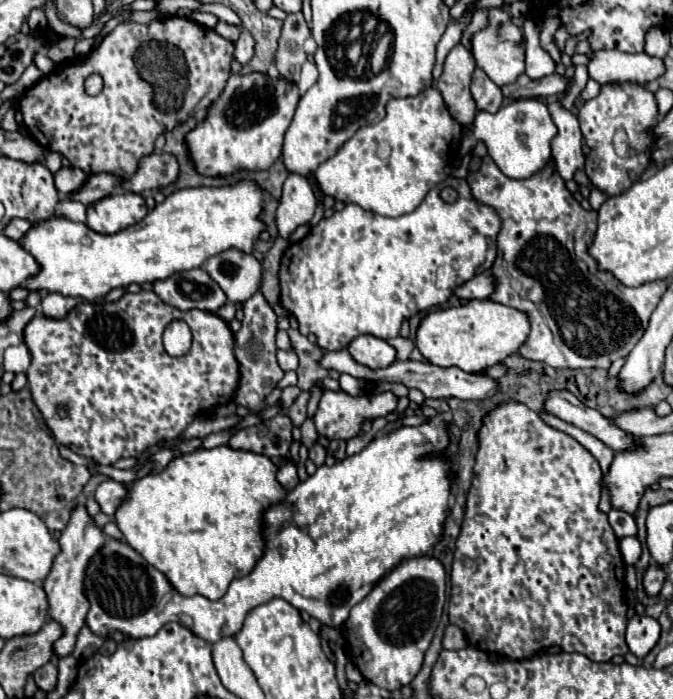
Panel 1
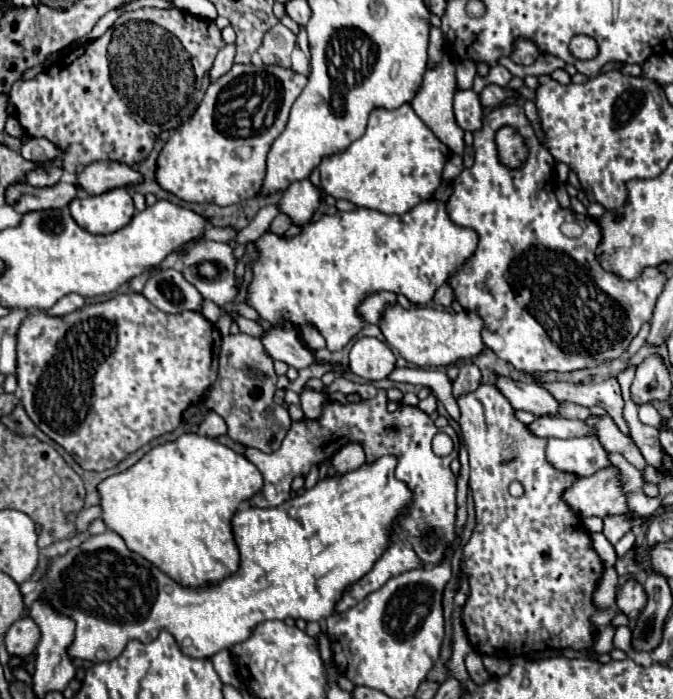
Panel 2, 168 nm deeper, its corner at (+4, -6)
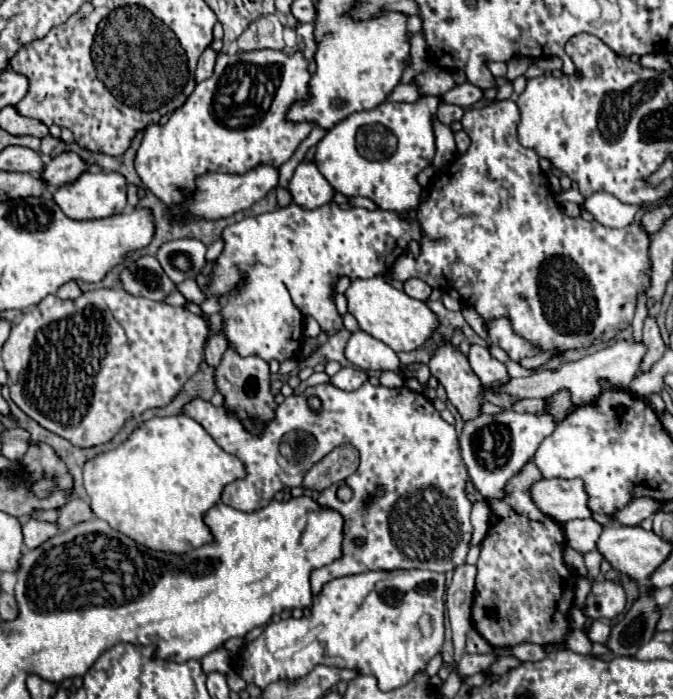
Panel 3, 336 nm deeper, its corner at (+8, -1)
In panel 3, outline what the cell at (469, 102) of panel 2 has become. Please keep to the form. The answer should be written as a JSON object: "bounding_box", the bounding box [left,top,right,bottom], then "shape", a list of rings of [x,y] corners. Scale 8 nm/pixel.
{"bounding_box":[438,103,464,125],"shape":[[[440,103],[438,107],[438,119],[444,123],[444,125],[450,125],[454,121],[460,121],[462,115],[464,115],[464,109],[458,107],[458,105],[450,105],[450,103]]]}

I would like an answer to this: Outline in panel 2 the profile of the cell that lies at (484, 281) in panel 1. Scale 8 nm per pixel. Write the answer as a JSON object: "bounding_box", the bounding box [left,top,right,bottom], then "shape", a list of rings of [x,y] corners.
{"bounding_box":[432,284,454,308],"shape":[[[448,284],[440,286],[440,288],[436,290],[434,298],[432,298],[432,302],[434,302],[434,304],[440,304],[440,306],[444,306],[444,308],[450,308],[452,300],[454,300],[454,292],[452,292],[452,288],[450,288]]]}

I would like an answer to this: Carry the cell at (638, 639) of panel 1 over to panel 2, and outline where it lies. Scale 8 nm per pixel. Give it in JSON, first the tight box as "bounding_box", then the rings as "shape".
{"bounding_box":[614,626,632,652],"shape":[[[628,626],[616,628],[616,634],[614,634],[614,648],[620,648],[620,650],[628,652],[628,640],[632,640],[630,628],[628,628]]]}

